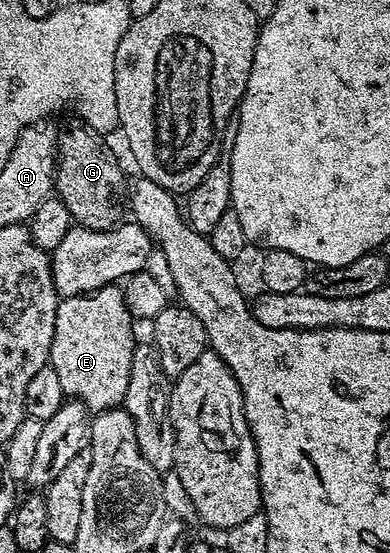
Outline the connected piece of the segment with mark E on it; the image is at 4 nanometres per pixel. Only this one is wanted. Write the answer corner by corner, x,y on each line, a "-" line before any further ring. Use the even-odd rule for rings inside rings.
116,284
103,286
89,294
60,298
57,301
54,338
48,357
54,372
58,372
58,381
69,399
81,402
89,412
111,410
123,403
130,379
131,354
134,347
132,325
134,319
124,303
124,291

